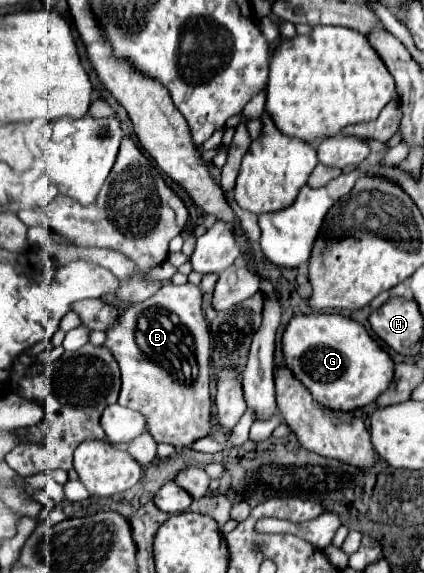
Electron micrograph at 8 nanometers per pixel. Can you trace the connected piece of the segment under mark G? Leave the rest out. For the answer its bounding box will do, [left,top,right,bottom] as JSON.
[281,314,393,410]

